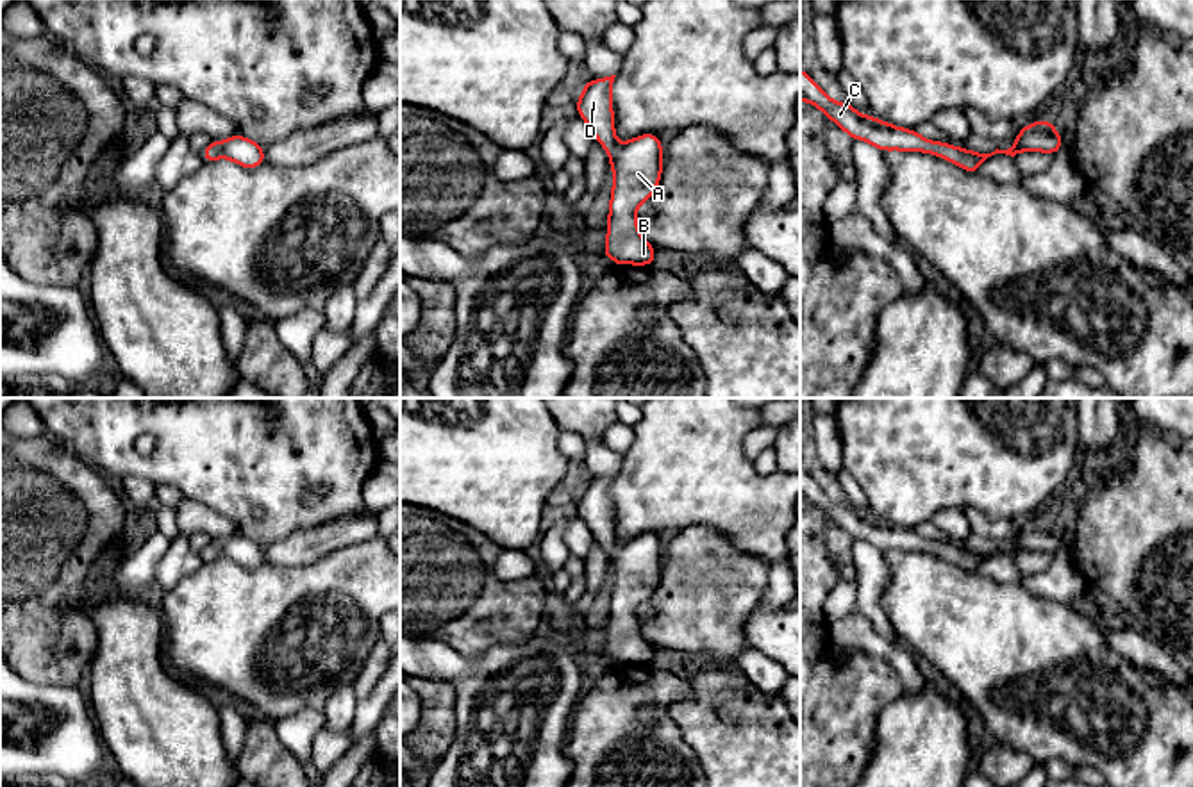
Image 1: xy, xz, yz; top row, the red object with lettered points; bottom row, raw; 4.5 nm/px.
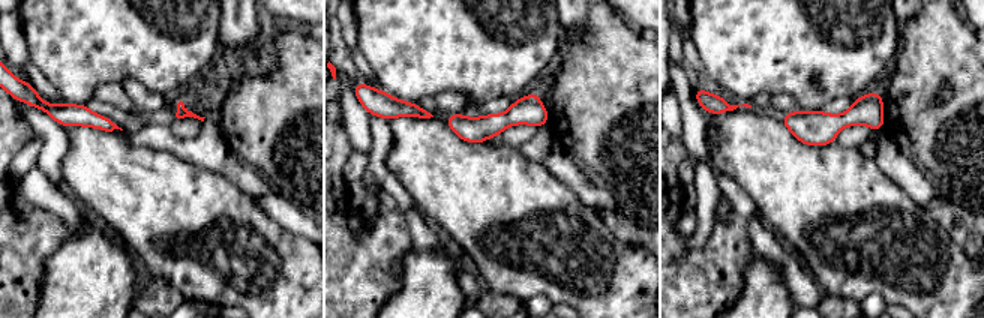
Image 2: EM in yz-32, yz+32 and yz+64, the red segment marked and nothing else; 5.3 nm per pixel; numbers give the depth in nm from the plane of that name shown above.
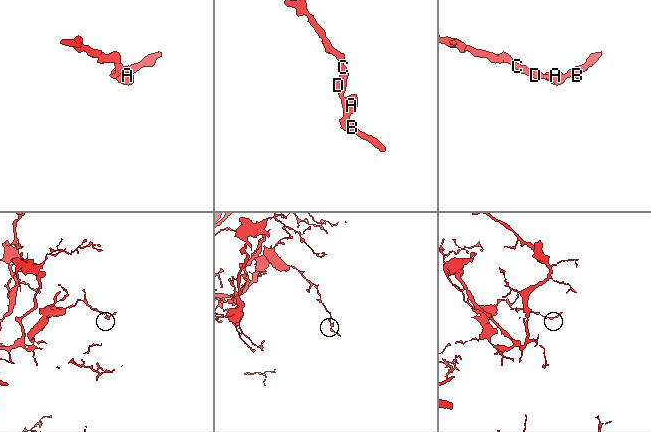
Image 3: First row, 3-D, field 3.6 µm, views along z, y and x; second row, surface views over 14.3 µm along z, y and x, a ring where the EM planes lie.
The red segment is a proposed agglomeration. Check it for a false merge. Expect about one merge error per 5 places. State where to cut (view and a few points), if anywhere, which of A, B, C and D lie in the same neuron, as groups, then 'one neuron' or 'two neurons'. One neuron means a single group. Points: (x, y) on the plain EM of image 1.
no cut; A B C D; one neuron

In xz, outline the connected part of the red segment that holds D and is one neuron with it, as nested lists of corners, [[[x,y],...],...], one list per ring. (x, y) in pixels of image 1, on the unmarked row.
[[[616,475],[584,484],[577,514],[589,525],[595,539],[607,550],[613,567],[613,591],[607,617],[607,641],[602,655],[616,666],[652,666],[655,648],[638,628],[636,607],[652,598],[663,571],[663,546],[657,534],[641,534],[616,543],[611,485]]]

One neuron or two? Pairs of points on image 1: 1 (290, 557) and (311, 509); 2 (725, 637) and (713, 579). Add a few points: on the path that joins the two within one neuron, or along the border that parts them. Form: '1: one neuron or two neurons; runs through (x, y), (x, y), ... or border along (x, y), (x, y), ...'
1: two neurons; border along (343, 518), (299, 529), (265, 548)
2: one neuron; runs through (713, 623), (713, 593)

